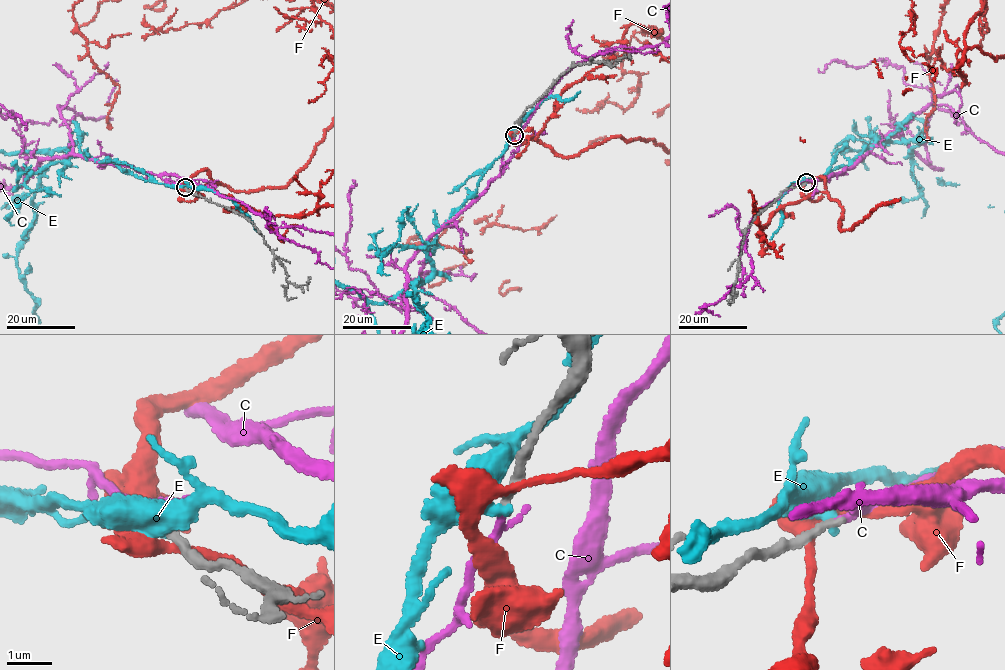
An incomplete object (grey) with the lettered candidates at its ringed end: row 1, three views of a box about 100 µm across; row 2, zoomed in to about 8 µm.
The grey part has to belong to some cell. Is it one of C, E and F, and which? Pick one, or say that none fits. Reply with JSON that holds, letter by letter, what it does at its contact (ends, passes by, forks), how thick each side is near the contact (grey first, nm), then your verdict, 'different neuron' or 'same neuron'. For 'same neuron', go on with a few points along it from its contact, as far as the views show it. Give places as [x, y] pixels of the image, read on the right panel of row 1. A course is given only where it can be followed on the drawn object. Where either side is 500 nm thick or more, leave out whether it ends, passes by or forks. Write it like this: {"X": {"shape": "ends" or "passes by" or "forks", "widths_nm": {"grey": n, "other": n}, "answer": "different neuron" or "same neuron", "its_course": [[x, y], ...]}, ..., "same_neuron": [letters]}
{"C": {"shape": "passes by", "widths_nm": {"grey": 180, "other": 100}, "answer": "same neuron"}, "E": {"shape": "passes by", "widths_nm": {"grey": 180, "other": 400}, "answer": "different neuron"}, "F": {"shape": "passes by", "widths_nm": {"grey": 240, "other": 240}, "answer": "different neuron"}, "same_neuron": ["C"]}

